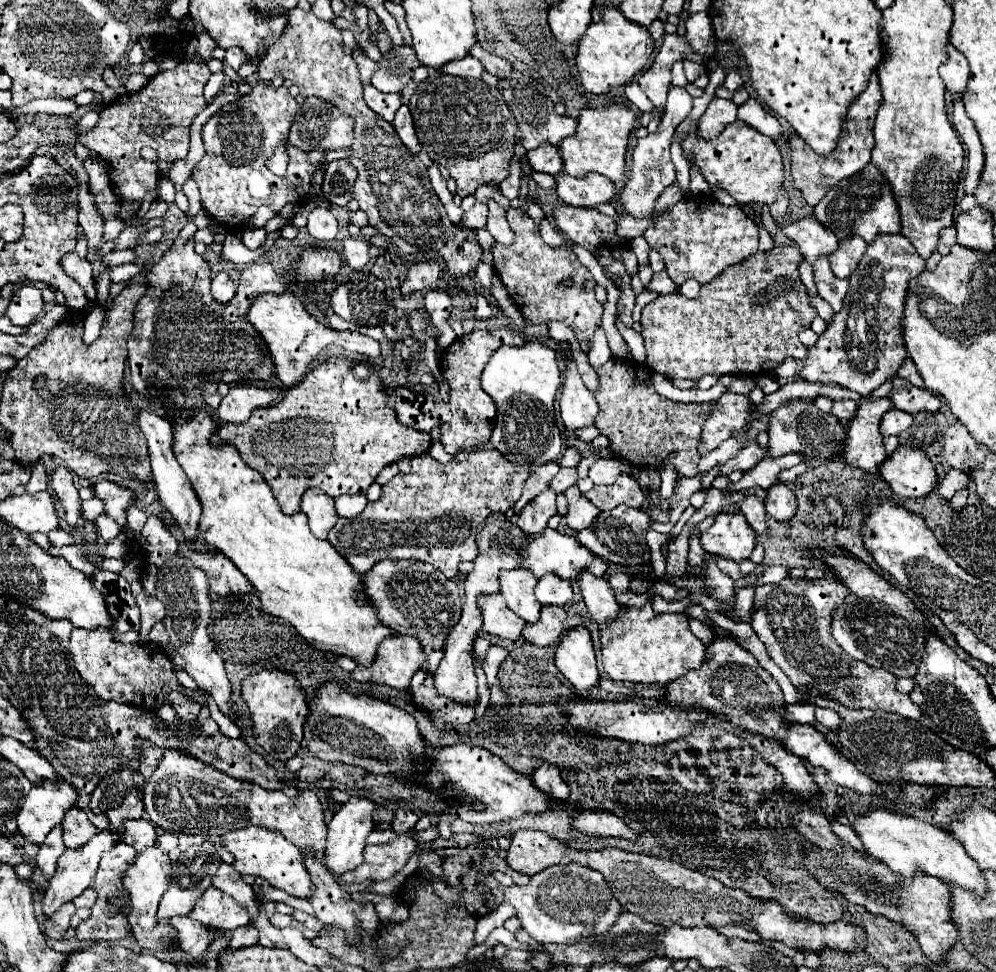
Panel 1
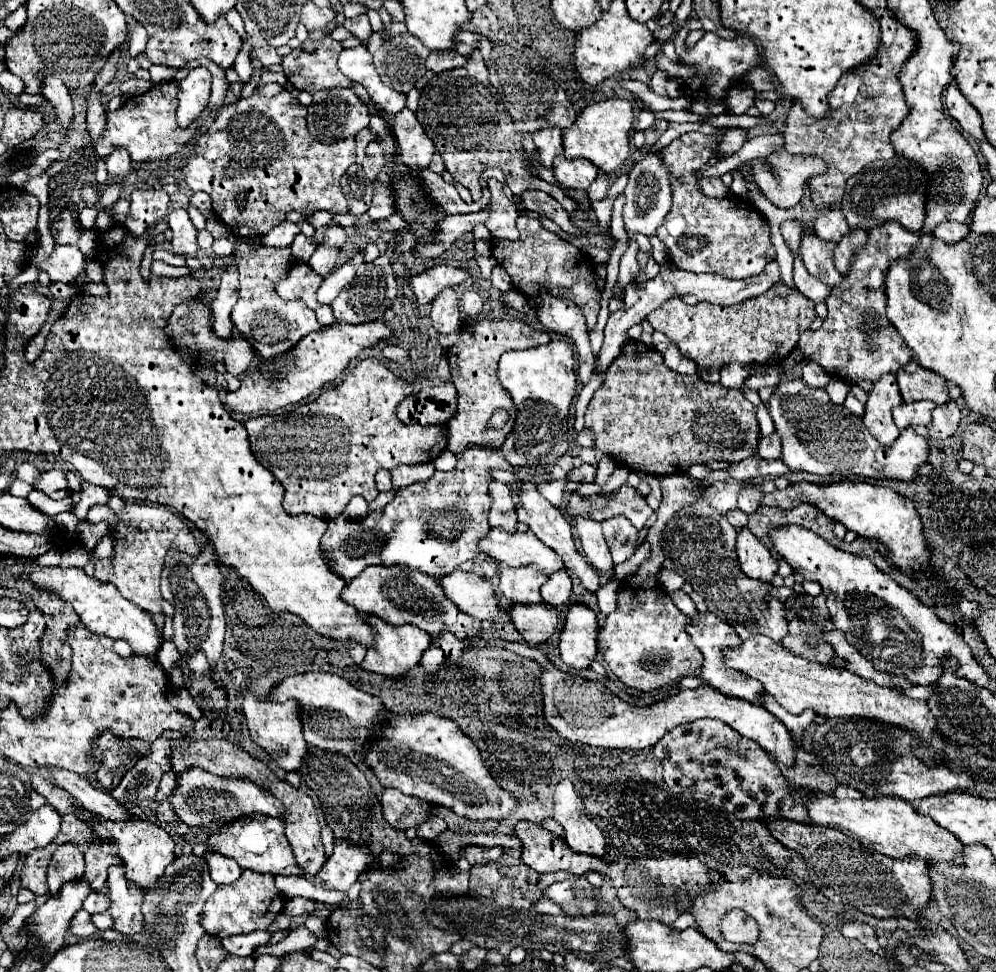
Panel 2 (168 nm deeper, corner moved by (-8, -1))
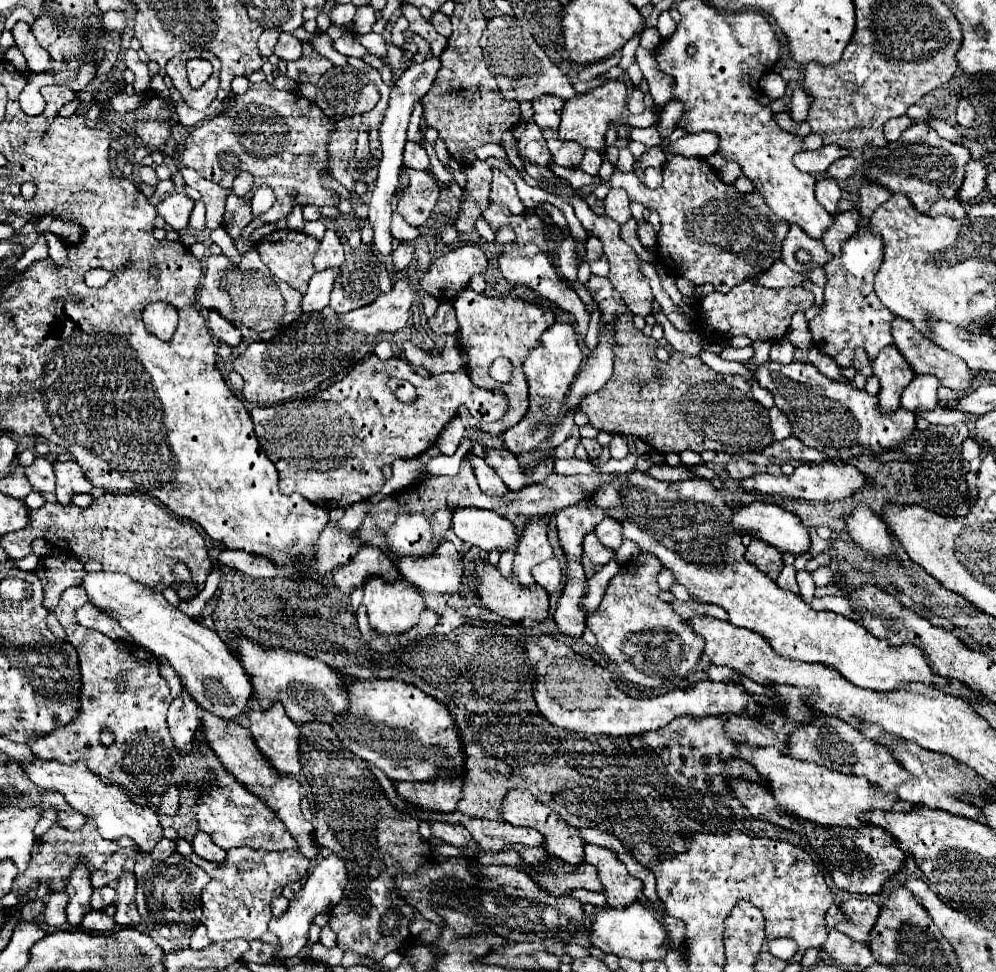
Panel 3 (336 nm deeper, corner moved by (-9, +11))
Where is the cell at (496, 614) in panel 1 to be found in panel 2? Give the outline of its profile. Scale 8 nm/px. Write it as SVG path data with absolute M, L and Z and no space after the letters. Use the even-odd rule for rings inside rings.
M452 571L444 575L442 589L454 601L454 605L480 621L506 623L510 621L510 607L502 607L492 585L472 571Z

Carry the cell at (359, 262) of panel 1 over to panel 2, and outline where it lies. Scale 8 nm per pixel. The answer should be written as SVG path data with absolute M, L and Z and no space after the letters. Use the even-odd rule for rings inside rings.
M358 249L356 255L354 255L348 263L340 265L338 269L334 269L330 275L324 277L324 281L322 281L320 289L318 289L318 301L320 301L320 303L332 303L332 299L334 299L346 285L350 285L350 281L356 277L356 271L358 271L358 267L360 267L362 263L364 263L364 249Z

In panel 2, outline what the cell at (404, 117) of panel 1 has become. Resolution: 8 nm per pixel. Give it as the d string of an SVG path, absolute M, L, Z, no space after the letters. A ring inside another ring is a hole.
M402 109L394 117L394 135L400 145L400 159L410 167L424 169L428 167L432 153L436 151L428 135L424 133L422 125L416 121L410 109Z

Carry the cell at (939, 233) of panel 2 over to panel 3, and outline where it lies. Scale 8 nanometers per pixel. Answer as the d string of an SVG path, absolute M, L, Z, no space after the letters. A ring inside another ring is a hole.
M937 199L931 209L929 215L947 215L953 219L961 219L965 215L965 209L961 207L959 201L951 201L951 199Z

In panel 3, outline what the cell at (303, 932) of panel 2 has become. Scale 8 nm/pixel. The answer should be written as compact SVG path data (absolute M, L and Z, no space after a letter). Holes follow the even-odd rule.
M229 849L227 859L223 863L209 863L199 855L187 857L187 861L205 869L211 875L211 881L201 891L201 923L209 931L211 941L225 939L259 939L267 931L267 923L271 921L271 899L281 895L281 889L287 883L301 881L309 869L309 861L303 859L299 849L287 851L259 851L259 849Z

